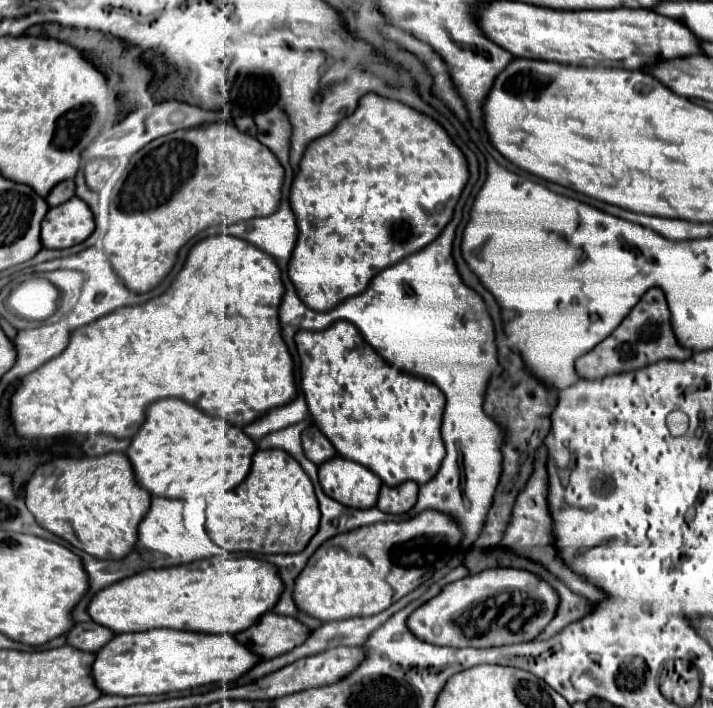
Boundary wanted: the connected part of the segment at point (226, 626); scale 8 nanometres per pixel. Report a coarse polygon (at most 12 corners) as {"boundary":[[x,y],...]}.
{"boundary":[[210,557],[136,573],[88,613],[114,633],[236,635],[272,611],[278,567]]}

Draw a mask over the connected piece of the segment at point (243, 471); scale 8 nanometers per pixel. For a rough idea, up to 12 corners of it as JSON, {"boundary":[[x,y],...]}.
{"boundary":[[160,399],[126,455],[148,493],[234,489],[256,443]]}

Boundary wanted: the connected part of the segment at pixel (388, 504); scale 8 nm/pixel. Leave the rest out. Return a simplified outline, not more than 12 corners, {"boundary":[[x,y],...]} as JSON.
{"boundary":[[382,485],[376,507],[398,515],[418,499],[418,485]]}

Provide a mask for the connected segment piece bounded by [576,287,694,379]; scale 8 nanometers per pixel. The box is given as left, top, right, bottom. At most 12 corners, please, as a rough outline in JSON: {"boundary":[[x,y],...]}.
{"boundary":[[662,289],[576,361],[598,379],[662,359],[690,359]]}

